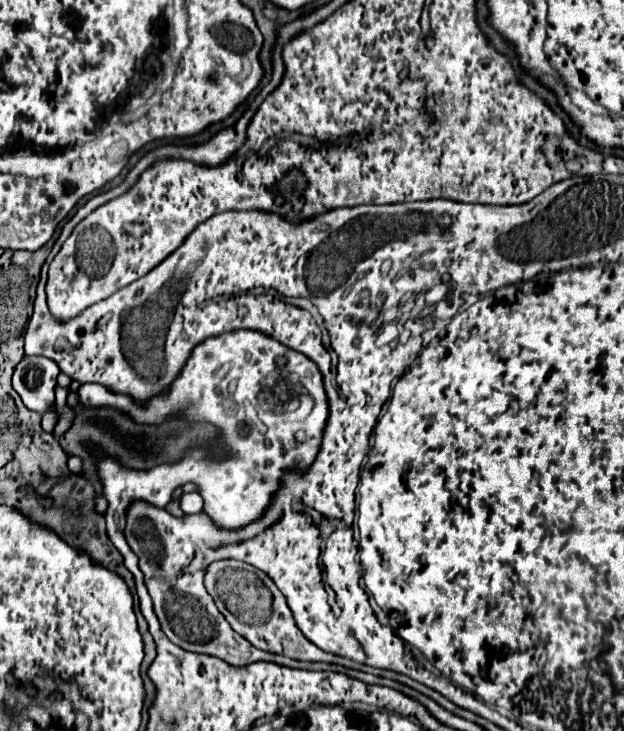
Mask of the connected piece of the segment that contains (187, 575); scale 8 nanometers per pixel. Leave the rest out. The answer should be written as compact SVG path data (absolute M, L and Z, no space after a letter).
M136 501L132 503L132 509L128 509L124 533L132 545L132 551L140 559L140 569L154 601L154 611L160 619L162 631L170 641L186 651L218 657L232 667L244 667L256 661L274 662L272 657L264 655L268 652L257 649L236 631L232 631L204 587L206 569L212 561L216 561L214 551L222 547L208 545L206 541L194 541L194 531L178 531L178 517L144 501Z

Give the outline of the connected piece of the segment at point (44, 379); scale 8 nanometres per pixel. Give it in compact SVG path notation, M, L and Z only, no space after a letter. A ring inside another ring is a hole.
M24 355L22 361L14 367L12 385L28 409L46 413L54 403L58 373L60 369L52 359Z

